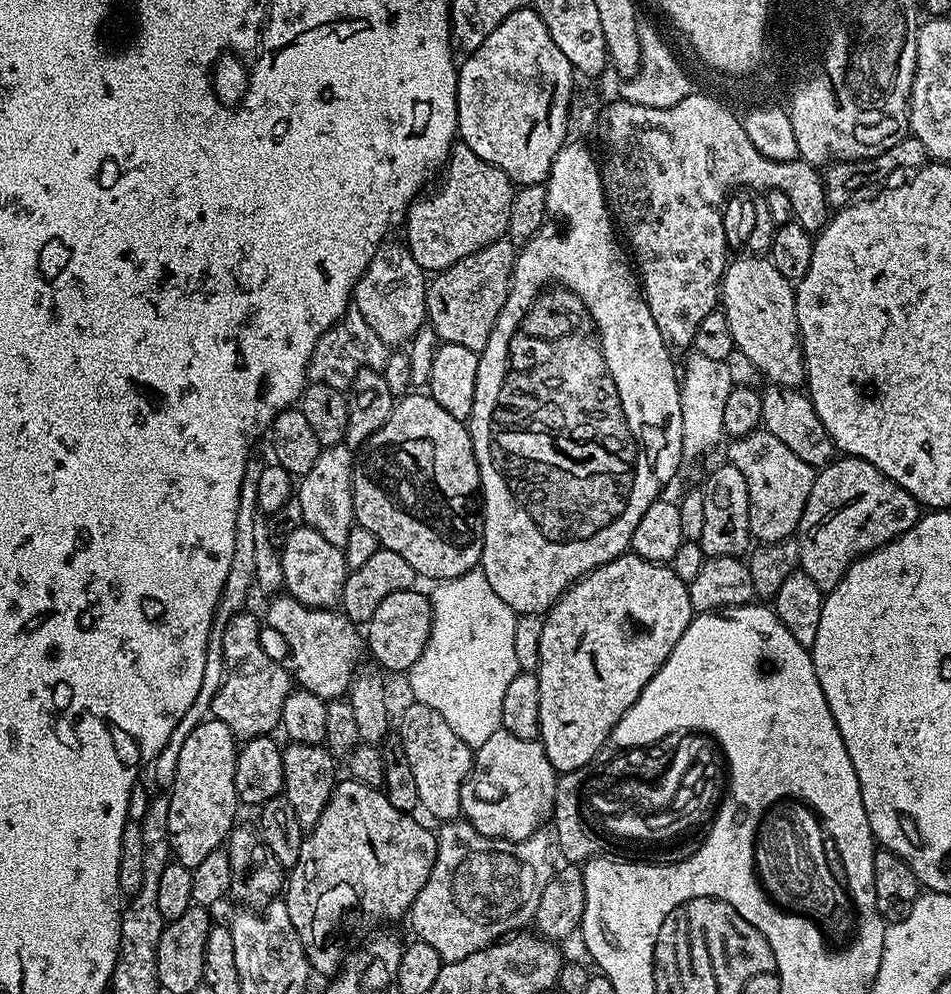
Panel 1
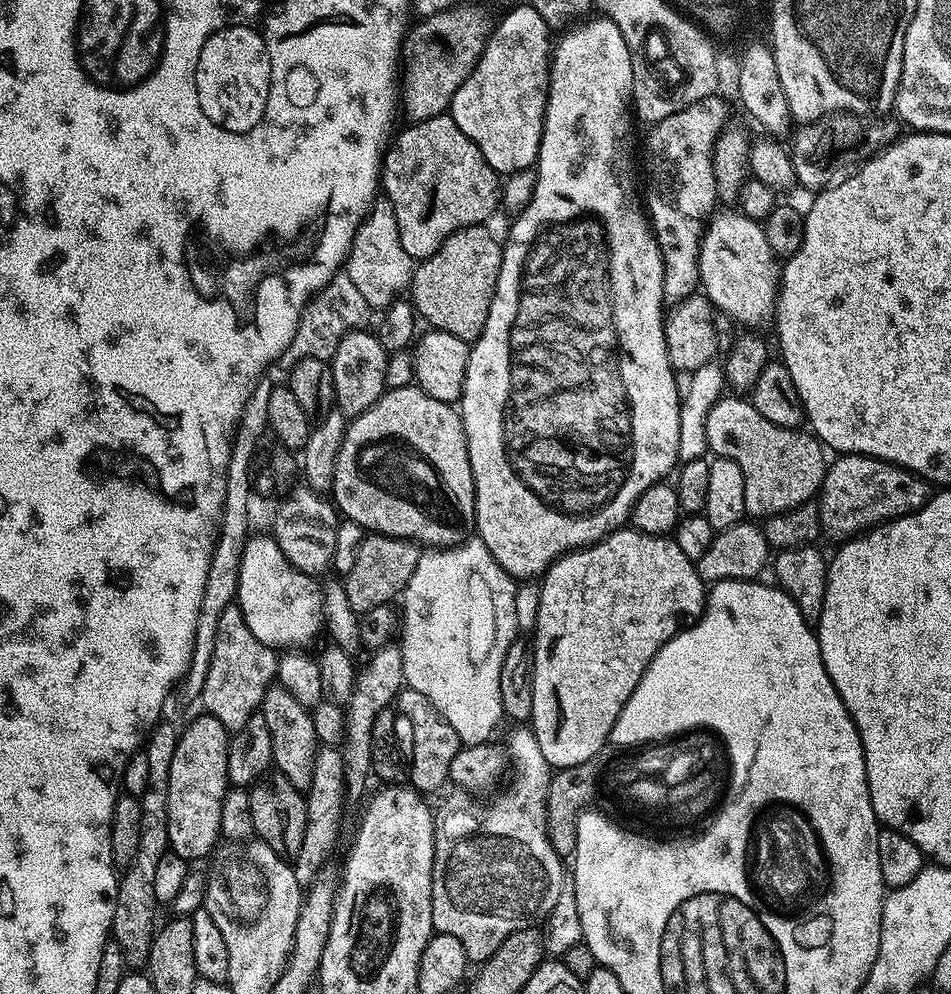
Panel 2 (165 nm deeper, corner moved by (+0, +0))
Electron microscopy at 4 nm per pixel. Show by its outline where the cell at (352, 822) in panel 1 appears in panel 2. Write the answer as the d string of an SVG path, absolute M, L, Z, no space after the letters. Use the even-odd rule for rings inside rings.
M320 746L316 750L314 762L314 778L312 785L306 790L308 801L308 825L306 826L306 838L302 838L302 850L294 857L296 877L301 885L312 883L313 876L321 867L329 863L332 847L336 844L336 838L340 834L340 815L346 805L346 793L344 791L343 758L341 749L336 746Z

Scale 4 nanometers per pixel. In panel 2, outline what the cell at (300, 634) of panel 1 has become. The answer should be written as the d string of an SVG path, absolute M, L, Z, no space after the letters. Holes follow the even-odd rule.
M252 534L244 543L236 600L246 618L246 626L250 626L250 634L273 650L304 646L325 627L321 581L295 568L271 534Z

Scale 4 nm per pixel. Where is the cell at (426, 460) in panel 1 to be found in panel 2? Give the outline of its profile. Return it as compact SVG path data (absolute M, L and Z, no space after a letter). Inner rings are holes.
M418 386L387 389L370 410L347 425L334 462L330 496L343 519L358 522L369 533L397 536L424 546L463 543L476 527L476 487L459 411L430 398Z

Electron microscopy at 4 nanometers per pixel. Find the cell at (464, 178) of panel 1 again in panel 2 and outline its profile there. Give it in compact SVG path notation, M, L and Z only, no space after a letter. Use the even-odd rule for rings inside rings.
M450 114L426 118L407 126L409 128L402 129L400 133L397 131L387 145L380 166L380 179L383 195L394 206L394 218L398 218L402 250L410 254L413 262L419 262L433 256L450 234L466 226L484 224L487 216L498 208L502 180L490 162L486 162L482 150L478 150L478 146L474 146L474 142L470 142L462 130L458 130L458 122L454 122Z

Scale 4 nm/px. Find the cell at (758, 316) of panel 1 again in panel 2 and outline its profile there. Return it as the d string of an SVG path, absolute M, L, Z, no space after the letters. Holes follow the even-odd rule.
M717 211L707 221L700 241L700 288L703 295L708 297L713 309L727 314L737 325L744 322L760 324L771 317L776 310L776 294L780 287L781 269L778 267L778 257L766 243L766 234L757 221L746 218L743 212Z

